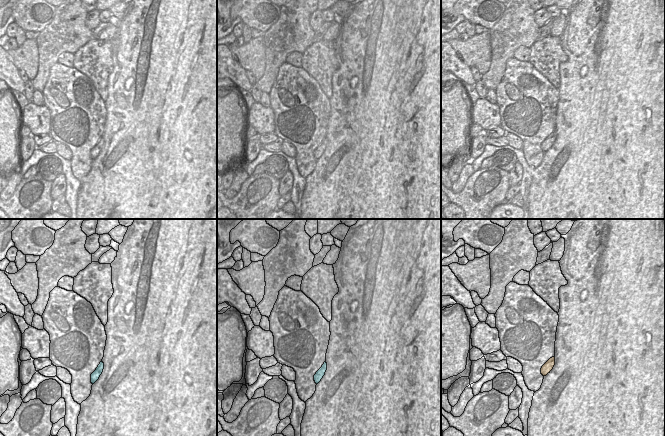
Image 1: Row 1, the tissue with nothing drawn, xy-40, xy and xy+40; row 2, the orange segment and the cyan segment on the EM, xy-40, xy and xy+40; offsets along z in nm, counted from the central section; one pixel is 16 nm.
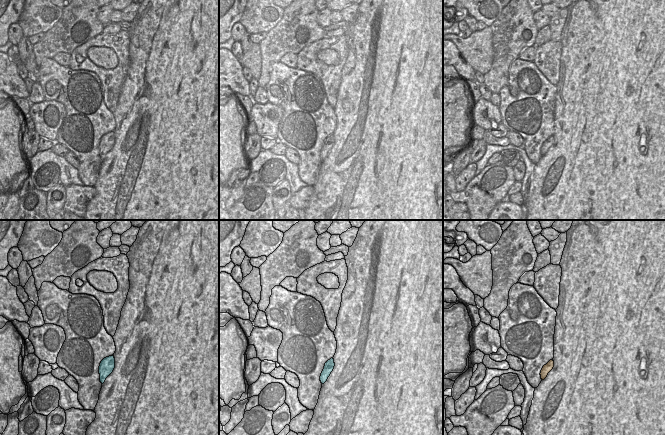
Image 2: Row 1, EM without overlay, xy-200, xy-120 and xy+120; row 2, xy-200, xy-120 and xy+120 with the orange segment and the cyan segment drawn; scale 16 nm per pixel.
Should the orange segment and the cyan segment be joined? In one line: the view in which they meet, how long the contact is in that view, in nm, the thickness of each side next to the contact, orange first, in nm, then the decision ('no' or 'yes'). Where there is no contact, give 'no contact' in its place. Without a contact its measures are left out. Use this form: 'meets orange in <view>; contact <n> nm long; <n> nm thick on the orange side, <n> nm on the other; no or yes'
no contact; yes

